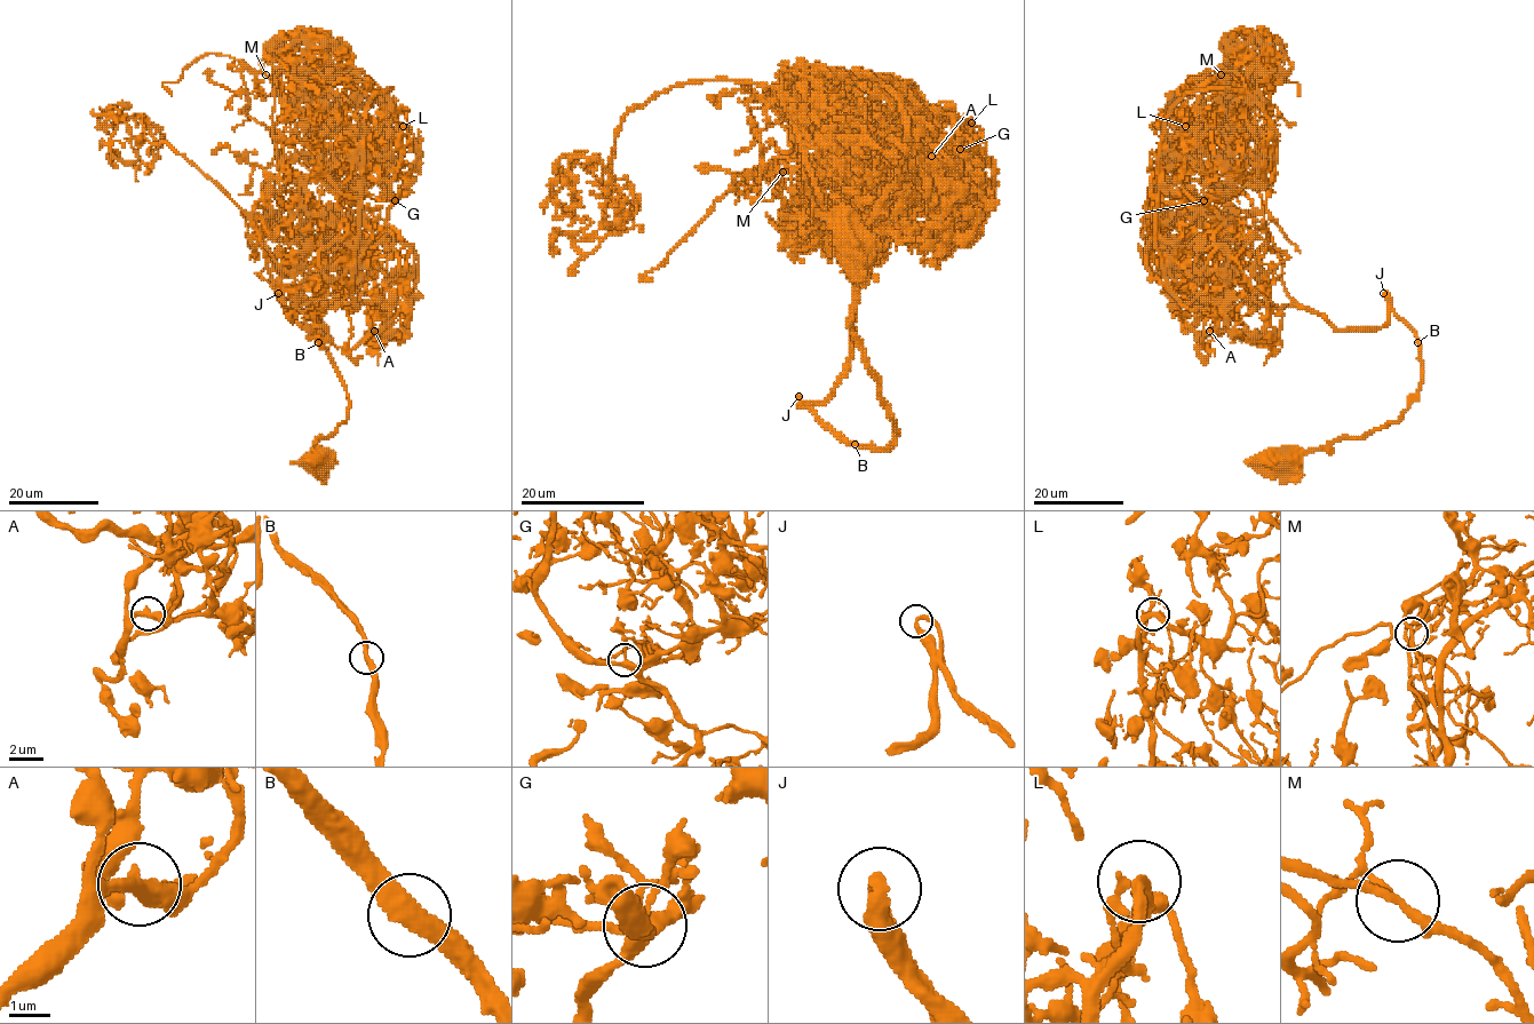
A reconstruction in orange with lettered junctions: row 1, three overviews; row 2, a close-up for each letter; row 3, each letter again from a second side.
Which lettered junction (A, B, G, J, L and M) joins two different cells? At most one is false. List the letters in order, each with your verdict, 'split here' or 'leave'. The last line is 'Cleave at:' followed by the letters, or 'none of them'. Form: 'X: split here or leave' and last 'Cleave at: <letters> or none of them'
A: leave
B: leave
G: leave
J: leave
L: leave
M: leave
Cleave at: none of them

